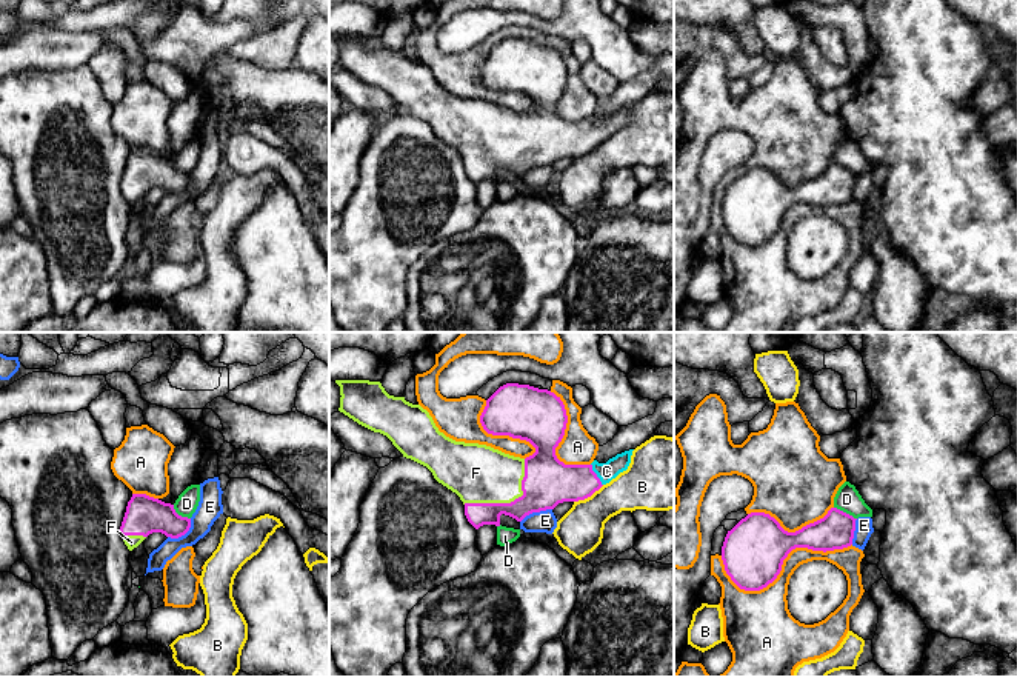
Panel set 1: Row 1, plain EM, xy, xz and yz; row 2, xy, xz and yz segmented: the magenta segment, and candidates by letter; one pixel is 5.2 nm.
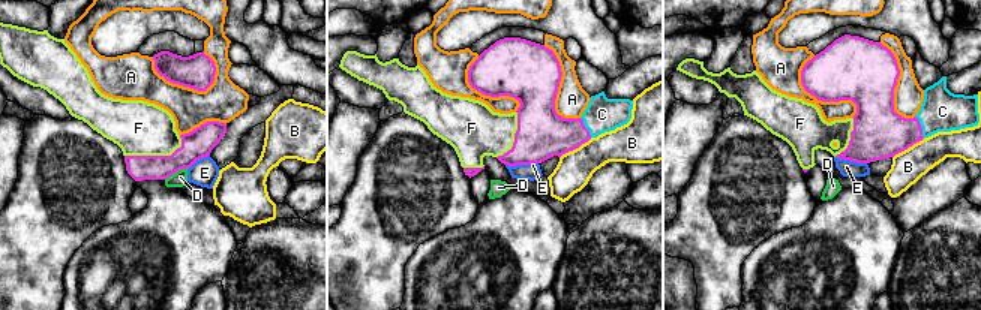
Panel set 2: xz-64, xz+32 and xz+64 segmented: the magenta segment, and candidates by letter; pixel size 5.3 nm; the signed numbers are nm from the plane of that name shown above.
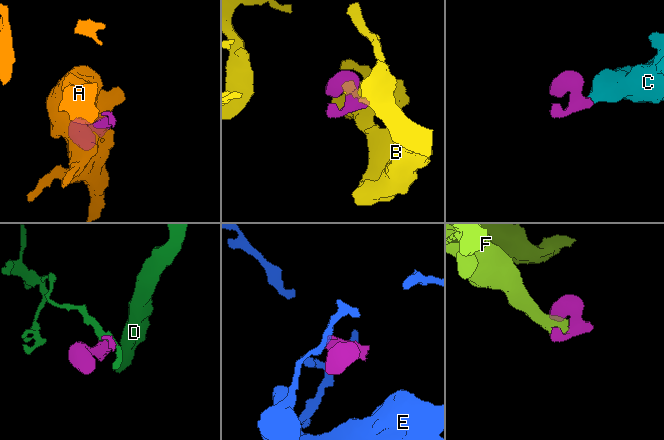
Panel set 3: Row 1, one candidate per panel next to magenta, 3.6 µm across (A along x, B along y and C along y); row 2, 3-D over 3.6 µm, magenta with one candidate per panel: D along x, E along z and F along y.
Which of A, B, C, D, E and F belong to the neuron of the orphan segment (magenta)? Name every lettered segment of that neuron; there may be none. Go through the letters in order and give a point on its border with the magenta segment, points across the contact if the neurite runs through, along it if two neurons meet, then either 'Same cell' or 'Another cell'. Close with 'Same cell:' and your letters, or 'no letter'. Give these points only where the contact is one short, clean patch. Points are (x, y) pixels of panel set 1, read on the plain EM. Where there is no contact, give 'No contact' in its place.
A: Touches magenta at yz (780, 222). Another cell
B: Touches magenta at xz (588, 151). Boundary: xz (603, 140), (590, 151), (574, 157). Another cell
C: Touches magenta at xz (596, 130). Path across: xz (550, 137), (580, 137), (596, 130), (606, 126). Same cell
D: Touches magenta at yz (845, 168). Boundary: yz (834, 162), (856, 174). Another cell
E: Touches magenta at xy (183, 190). Boundary: xy (191, 174), (191, 182), (183, 190), (168, 193). Another cell
F: Touches magenta at xz (511, 157). Same cell
Same cell: C, F

